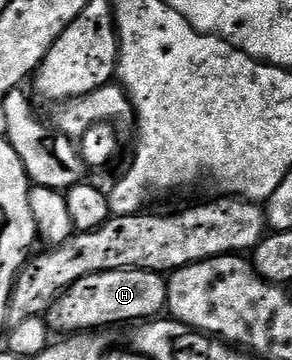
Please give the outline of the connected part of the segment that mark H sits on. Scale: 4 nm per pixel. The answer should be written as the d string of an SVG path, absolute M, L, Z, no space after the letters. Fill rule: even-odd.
M108 270L82 278L50 307L44 319L51 329L58 334L77 334L106 330L113 324L145 322L161 317L166 312L167 277L152 270ZM134 320L134 321L133 321Z

